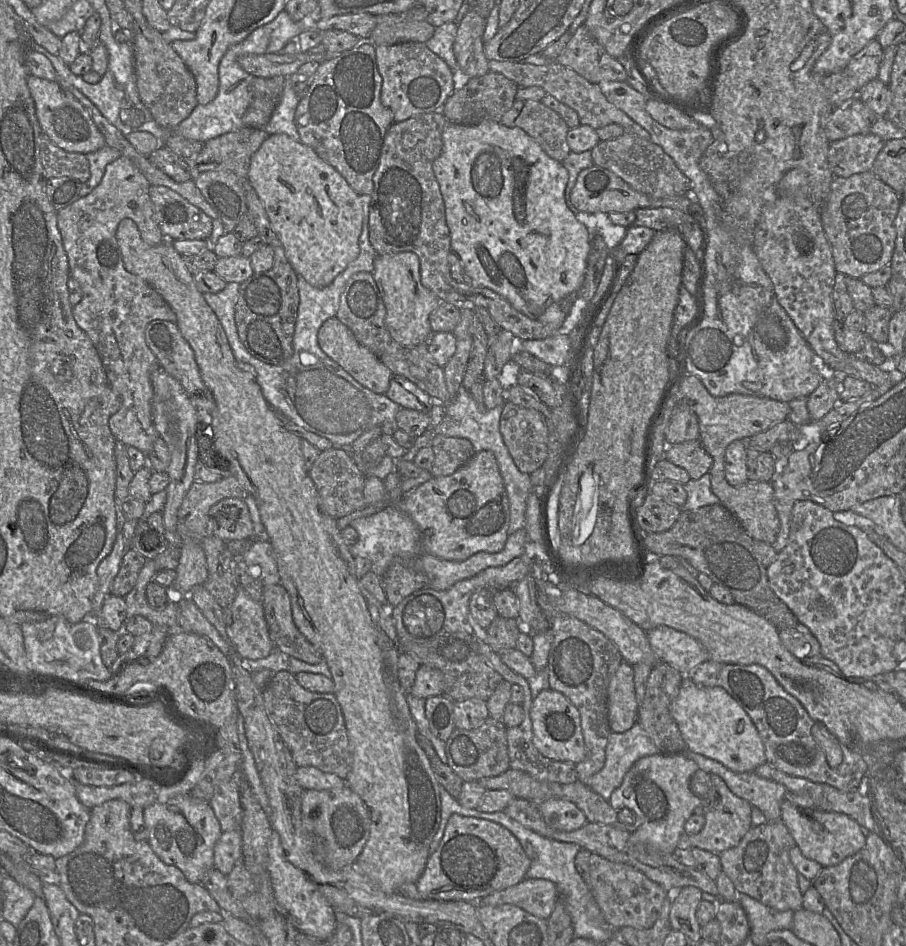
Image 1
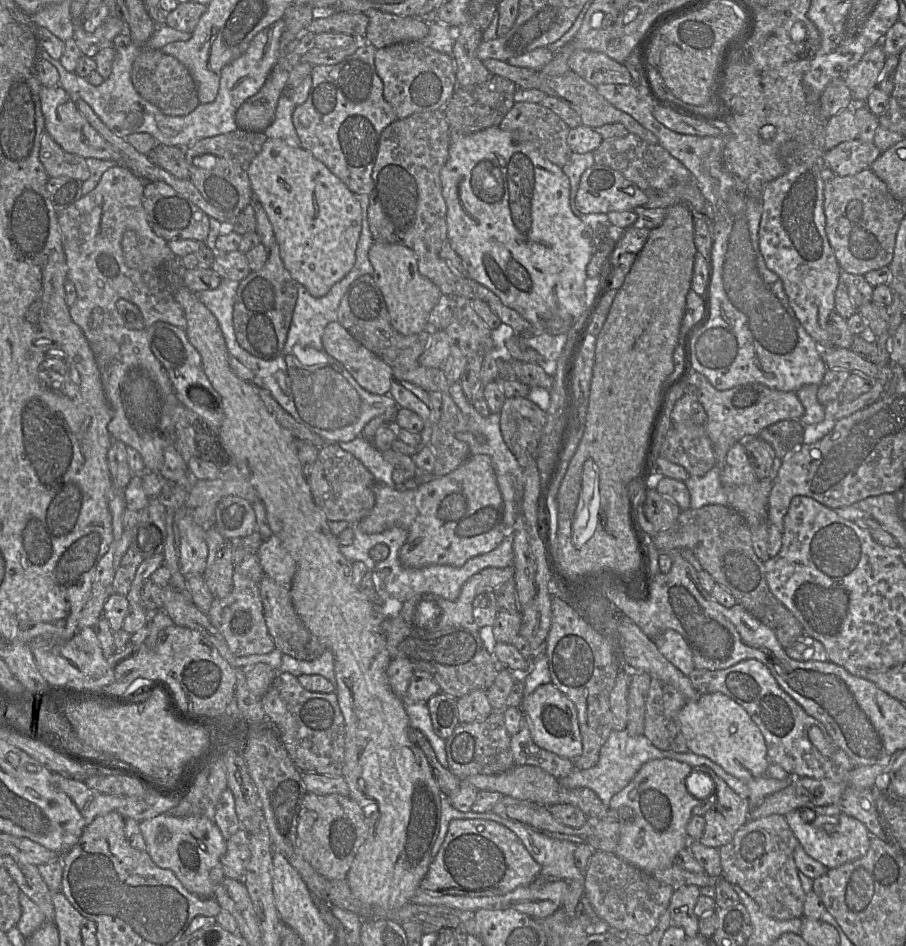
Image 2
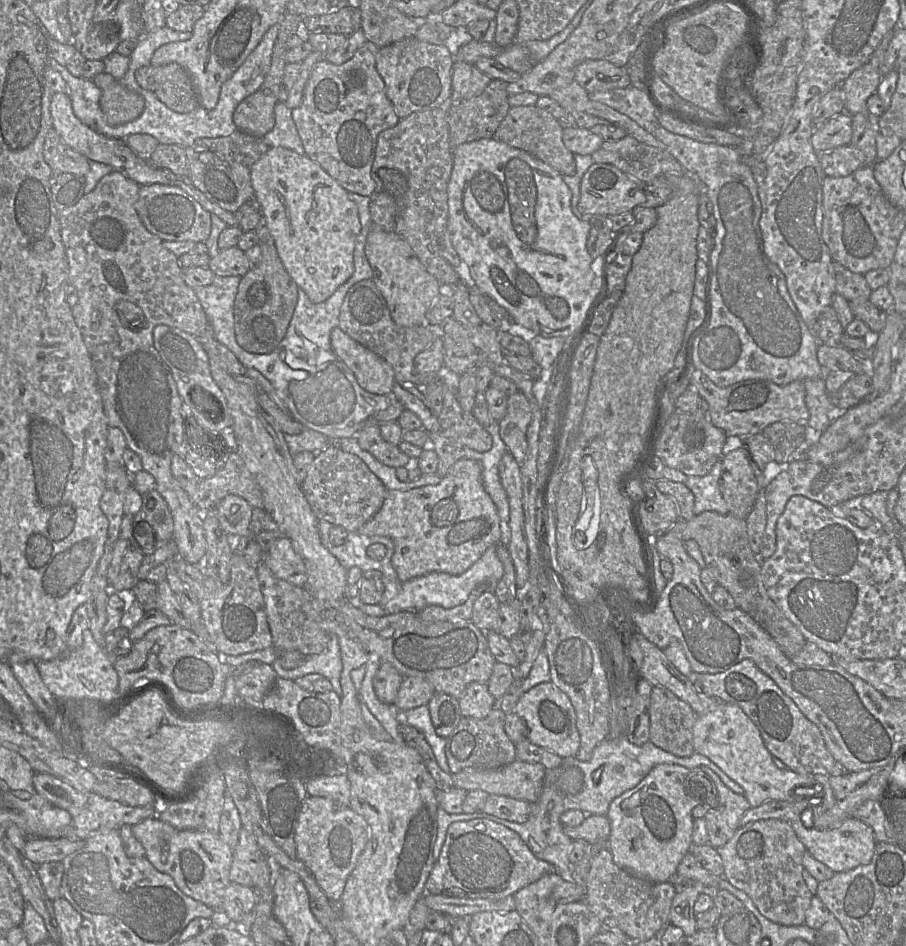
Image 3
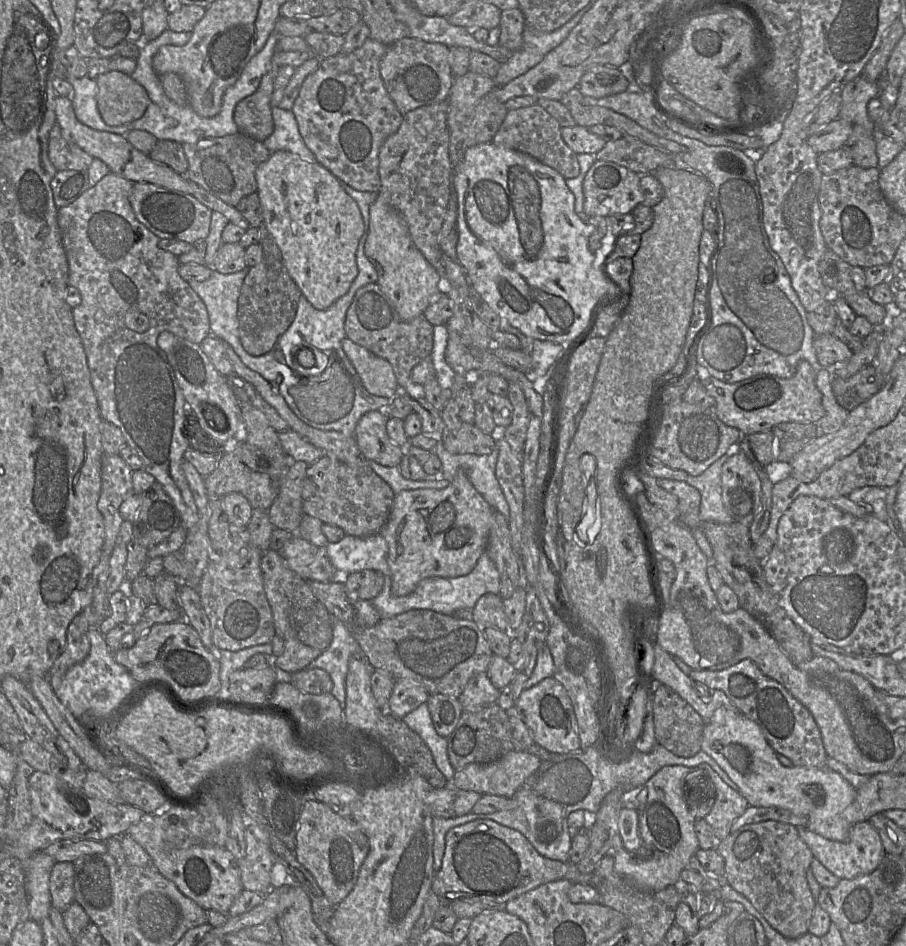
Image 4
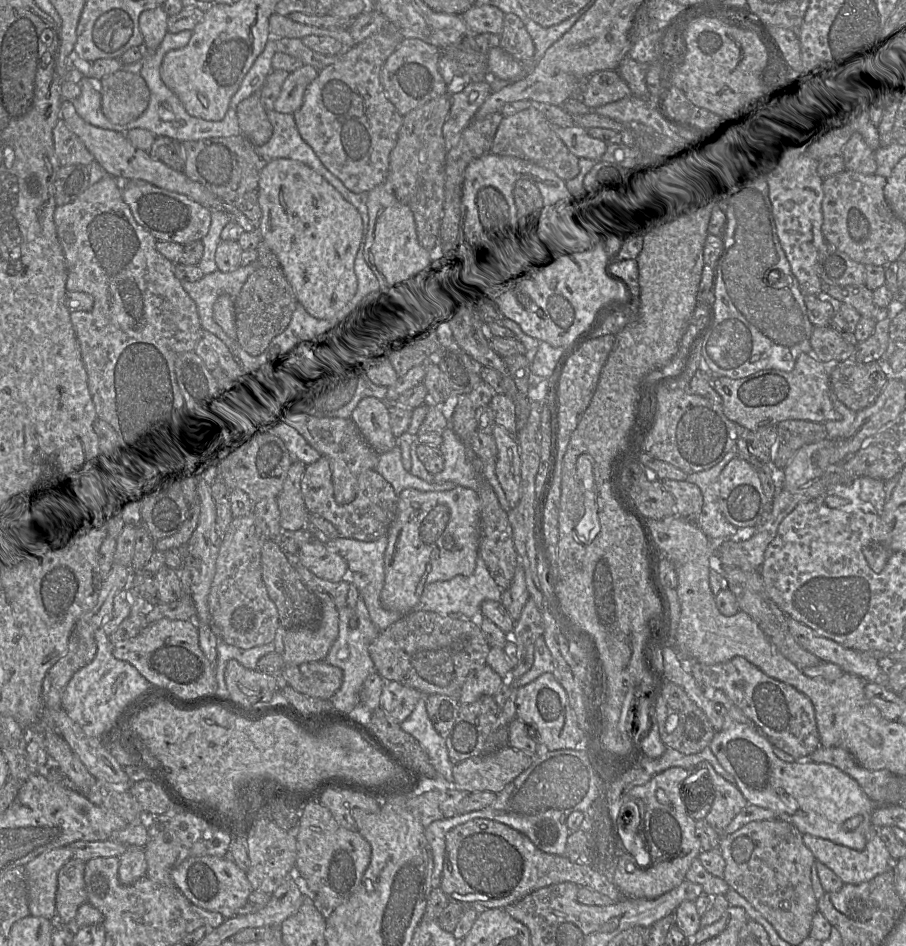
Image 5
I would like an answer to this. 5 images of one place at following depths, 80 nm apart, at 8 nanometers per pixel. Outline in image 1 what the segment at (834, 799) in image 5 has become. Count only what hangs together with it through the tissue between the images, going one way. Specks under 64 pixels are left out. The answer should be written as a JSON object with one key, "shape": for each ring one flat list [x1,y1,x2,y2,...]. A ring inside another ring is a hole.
{"shape":[[683,676,679,694,670,704,670,714,676,722,688,750,716,760,738,773,754,772,757,767,766,762,763,741,751,718,722,687,698,686,691,679]]}

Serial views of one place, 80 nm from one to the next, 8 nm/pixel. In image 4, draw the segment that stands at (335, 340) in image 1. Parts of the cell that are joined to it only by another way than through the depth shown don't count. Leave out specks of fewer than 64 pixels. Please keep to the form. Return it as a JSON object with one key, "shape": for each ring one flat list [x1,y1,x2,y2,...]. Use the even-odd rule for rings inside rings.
{"shape":[[348,338,342,340,342,348,370,394,392,399,401,391,393,367,387,360]]}

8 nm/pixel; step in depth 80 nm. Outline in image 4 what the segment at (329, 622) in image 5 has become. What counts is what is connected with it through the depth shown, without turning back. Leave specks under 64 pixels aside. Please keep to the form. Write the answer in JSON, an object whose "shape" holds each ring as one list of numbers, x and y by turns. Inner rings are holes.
{"shape":[[287,639,283,653,273,658,273,666,288,673,298,672,307,668,321,653,321,650,307,646,297,639]]}

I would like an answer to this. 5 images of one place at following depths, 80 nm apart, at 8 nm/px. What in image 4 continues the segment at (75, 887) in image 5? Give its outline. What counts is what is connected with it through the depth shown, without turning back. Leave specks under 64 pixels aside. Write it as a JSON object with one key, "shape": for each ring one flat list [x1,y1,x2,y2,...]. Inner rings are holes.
{"shape":[[56,862,49,879,51,905,64,912,74,902,74,866,72,862]]}

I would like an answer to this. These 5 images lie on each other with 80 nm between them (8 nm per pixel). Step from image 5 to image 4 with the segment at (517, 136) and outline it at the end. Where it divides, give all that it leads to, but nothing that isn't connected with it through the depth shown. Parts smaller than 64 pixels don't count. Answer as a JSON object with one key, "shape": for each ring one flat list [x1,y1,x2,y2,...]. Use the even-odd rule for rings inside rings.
{"shape":[[538,104,509,110,492,141,495,145,532,156,557,170,565,179,576,178,580,165,575,153,565,143,559,122]]}

